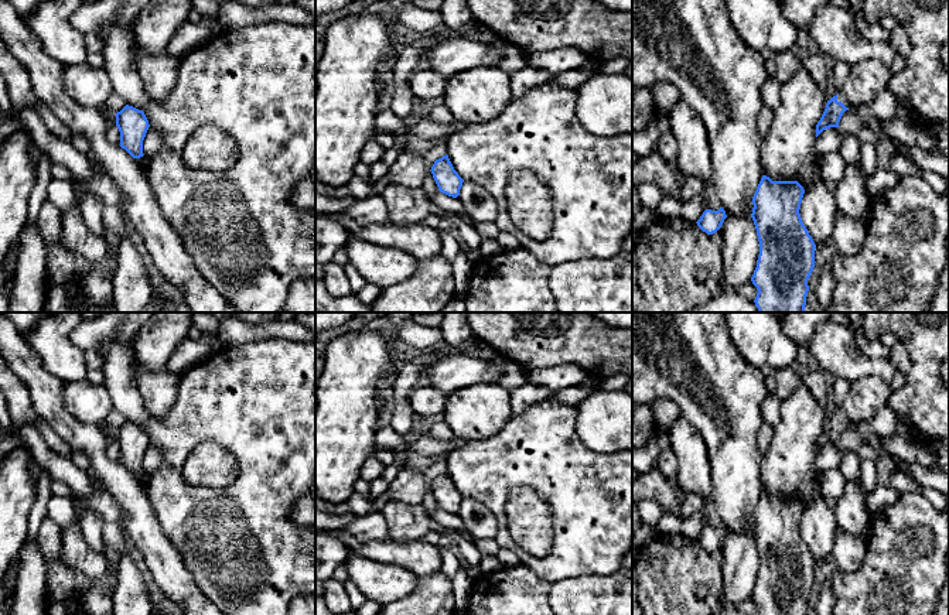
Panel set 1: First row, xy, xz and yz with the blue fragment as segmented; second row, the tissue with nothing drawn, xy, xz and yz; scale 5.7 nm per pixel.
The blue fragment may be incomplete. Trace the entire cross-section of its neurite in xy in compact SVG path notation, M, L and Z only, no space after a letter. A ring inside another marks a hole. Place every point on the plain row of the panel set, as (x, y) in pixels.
M126 421L116 430L116 443L120 448L120 464L133 475L143 474L143 457L150 444L144 428Z

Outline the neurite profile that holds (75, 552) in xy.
M72 523L61 534L62 560L92 580L98 580L107 573L103 551L91 549L82 534L79 523Z

